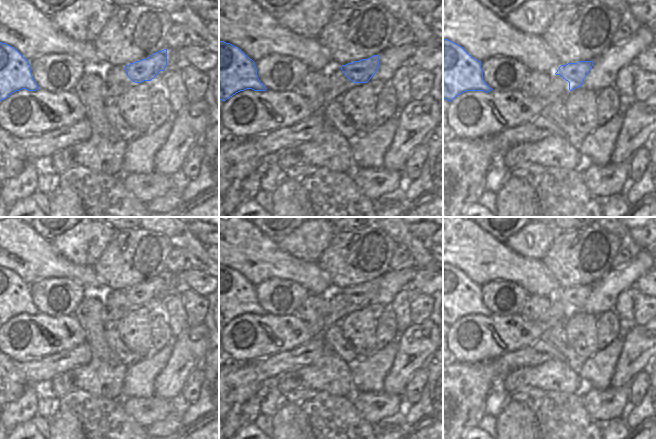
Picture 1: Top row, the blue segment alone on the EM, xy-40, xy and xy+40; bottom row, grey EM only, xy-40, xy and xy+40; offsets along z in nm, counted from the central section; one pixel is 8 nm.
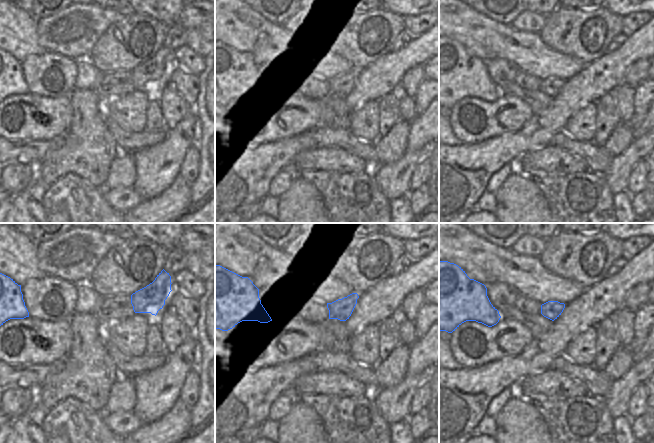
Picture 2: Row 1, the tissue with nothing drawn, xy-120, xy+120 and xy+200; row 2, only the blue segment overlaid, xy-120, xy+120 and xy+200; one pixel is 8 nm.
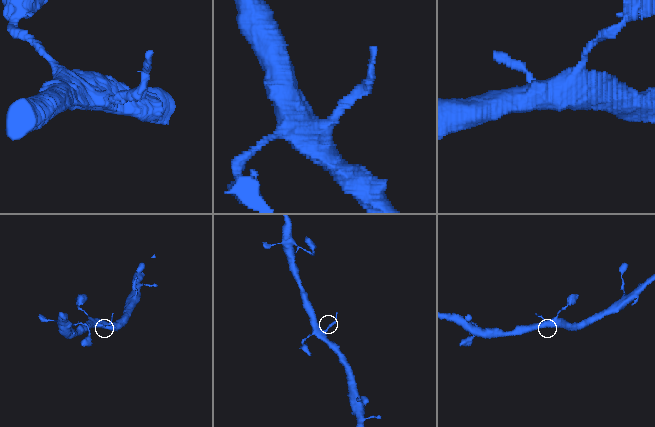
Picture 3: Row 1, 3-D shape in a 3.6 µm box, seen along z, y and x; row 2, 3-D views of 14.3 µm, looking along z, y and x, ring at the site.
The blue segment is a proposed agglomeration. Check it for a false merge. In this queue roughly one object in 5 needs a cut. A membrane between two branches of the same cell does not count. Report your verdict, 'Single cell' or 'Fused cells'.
Fused cells

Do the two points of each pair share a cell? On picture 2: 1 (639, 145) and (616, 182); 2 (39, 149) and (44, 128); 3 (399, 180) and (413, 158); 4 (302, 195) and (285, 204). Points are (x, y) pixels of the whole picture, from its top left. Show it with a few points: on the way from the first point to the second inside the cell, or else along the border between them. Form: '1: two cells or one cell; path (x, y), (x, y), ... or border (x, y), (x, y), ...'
1: one cell; path (633, 154), (621, 166), (618, 173)
2: two cells; border (62, 136), (54, 136), (47, 140), (18, 139)
3: one cell; path (399, 175), (399, 172), (408, 163)
4: one cell; path (298, 199), (293, 204), (289, 204)

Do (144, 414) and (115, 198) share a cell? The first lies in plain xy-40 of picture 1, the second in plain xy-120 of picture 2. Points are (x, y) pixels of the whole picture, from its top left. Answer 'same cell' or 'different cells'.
same cell

